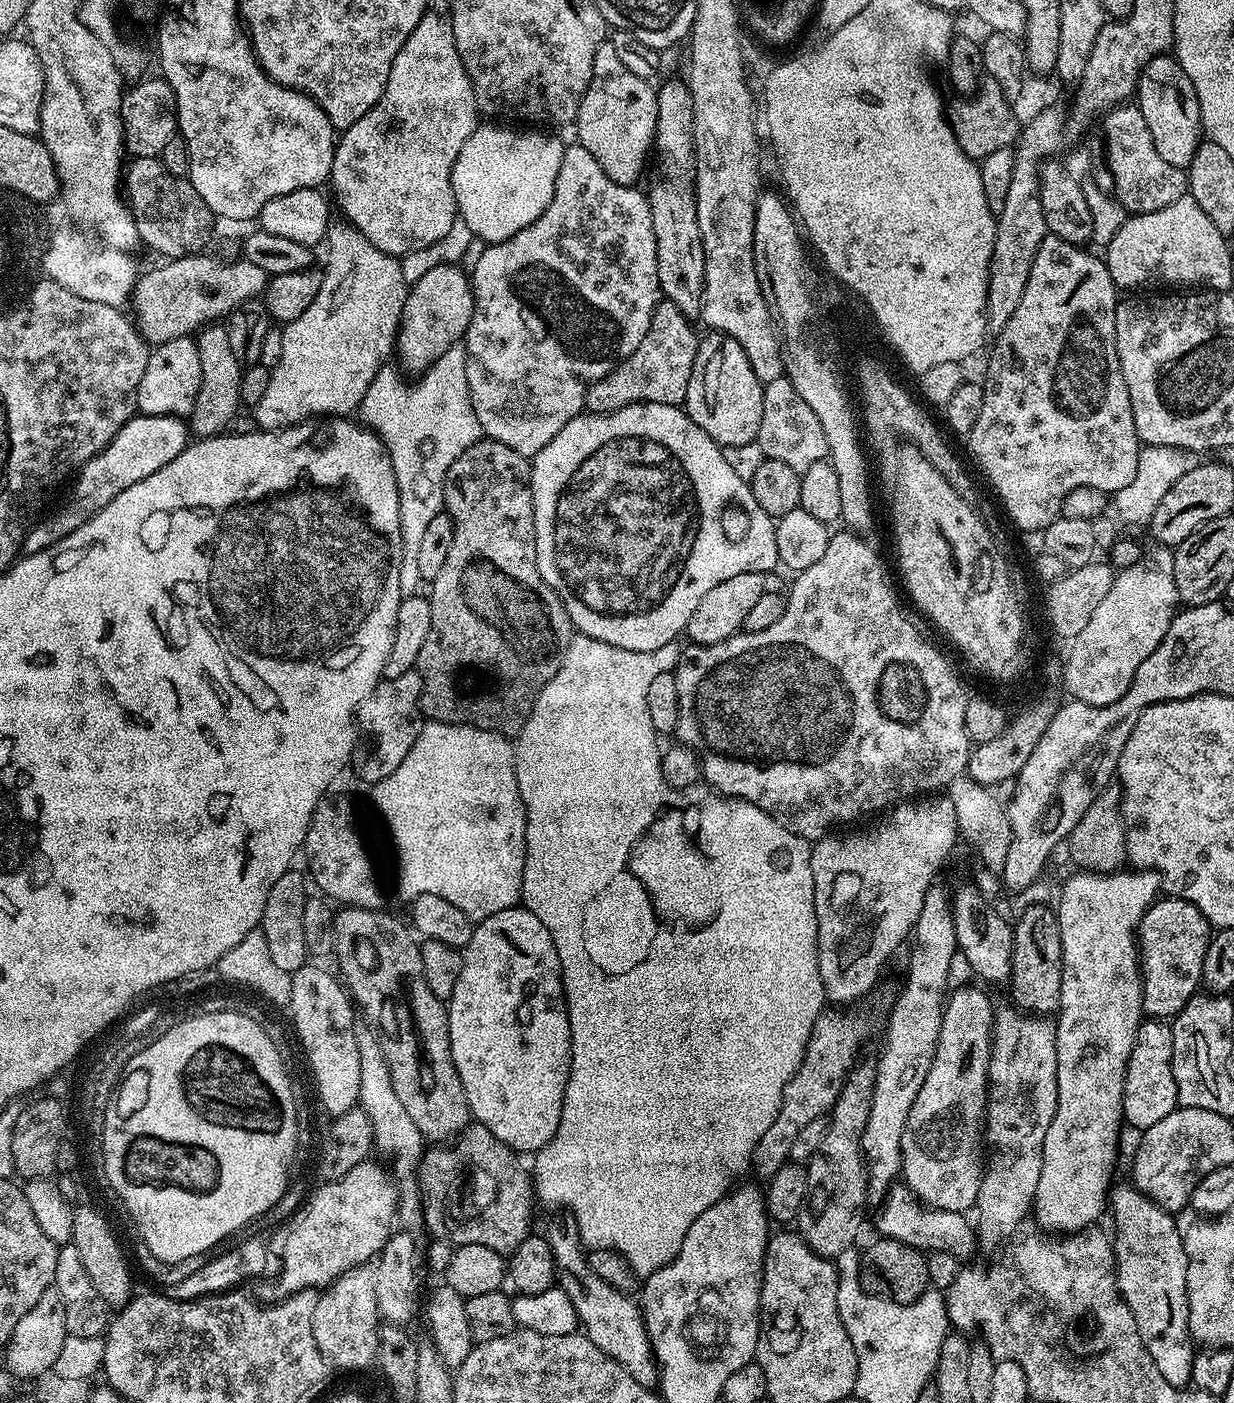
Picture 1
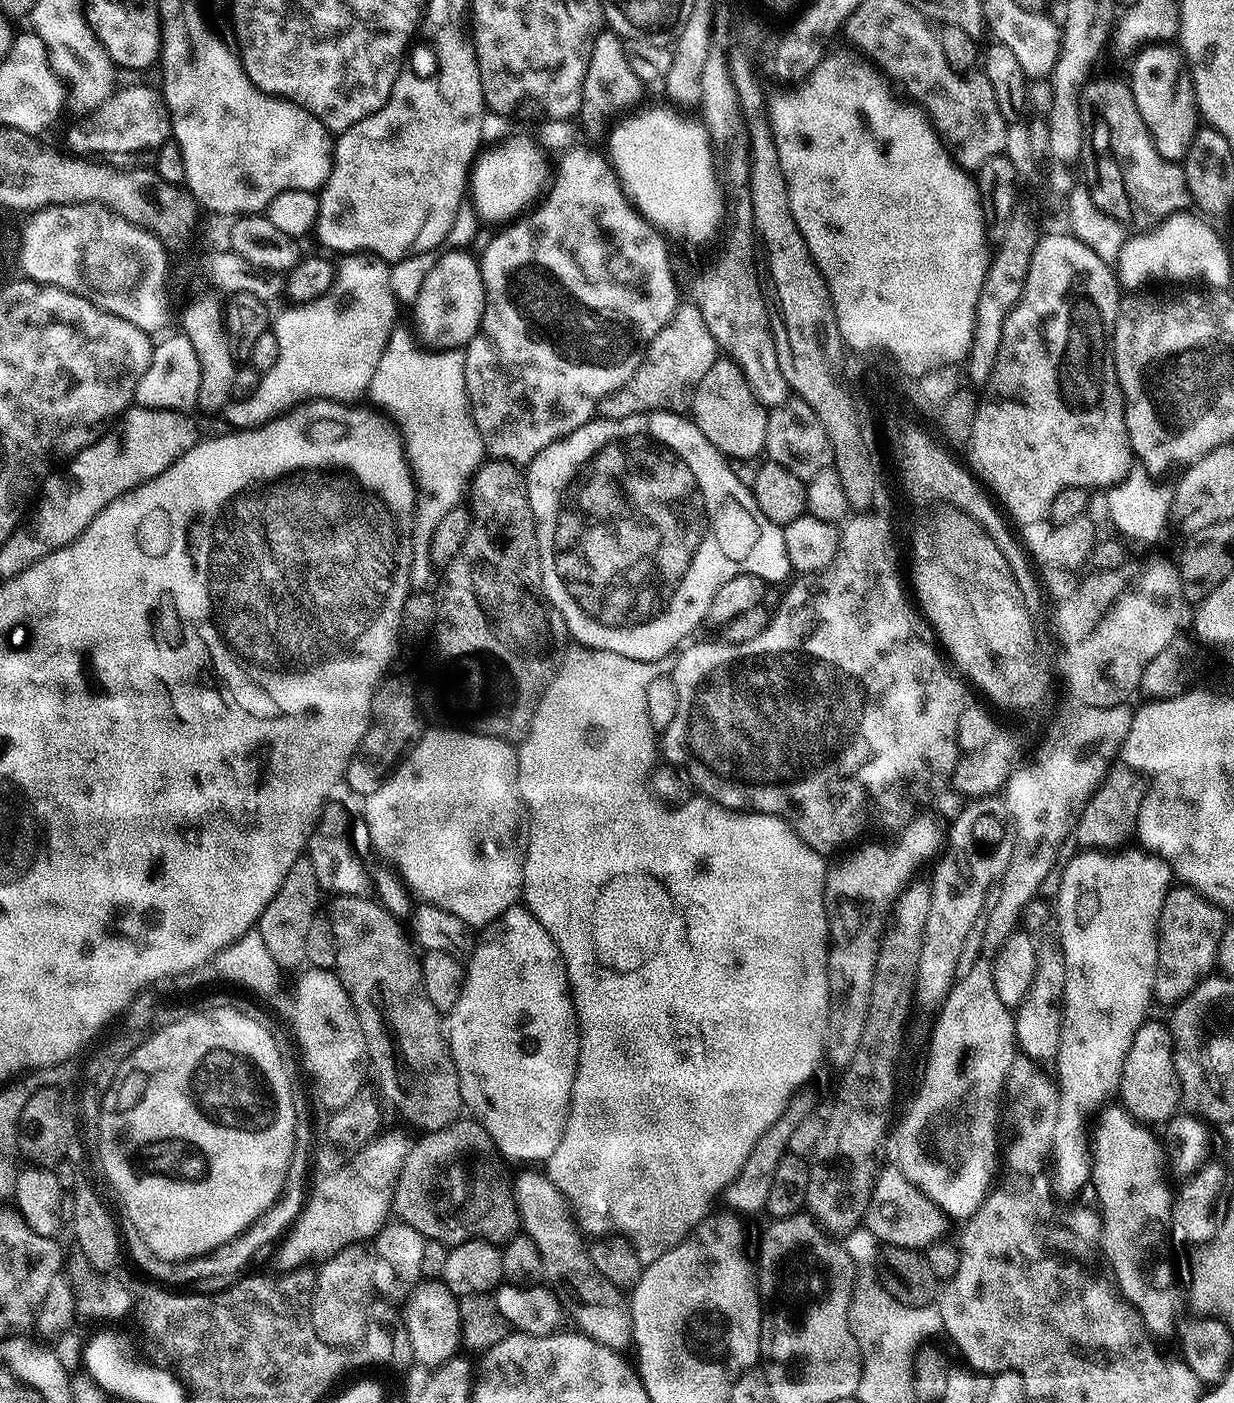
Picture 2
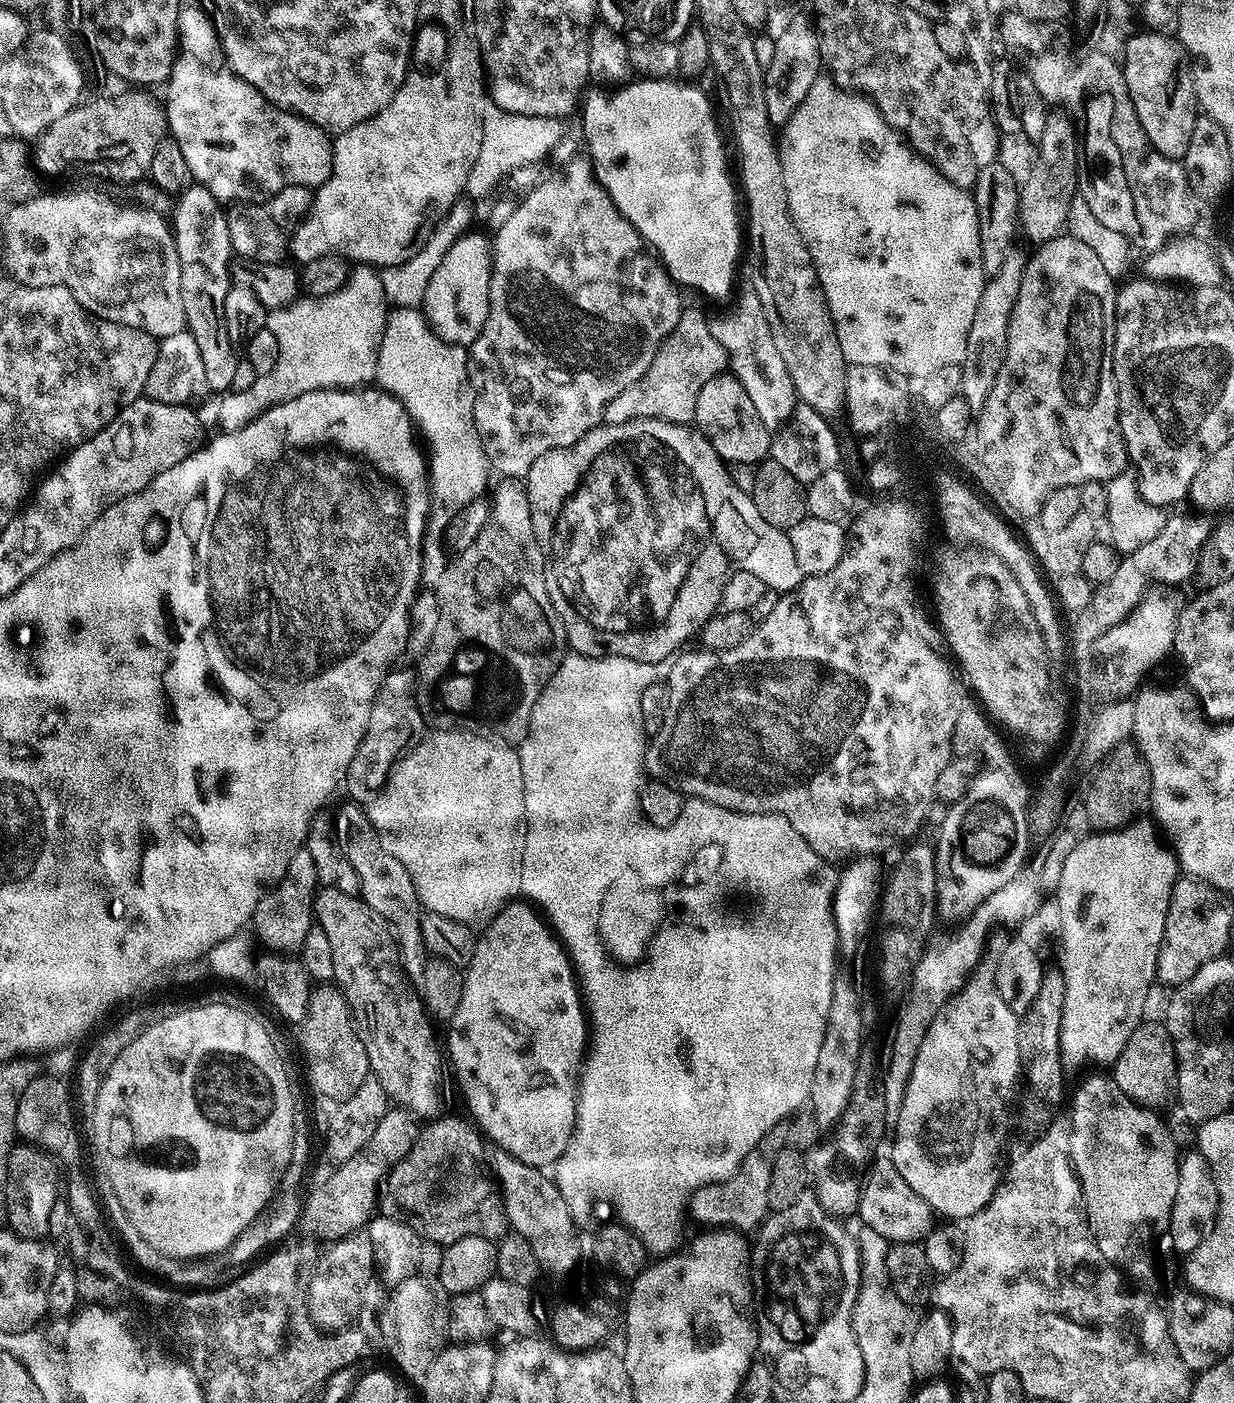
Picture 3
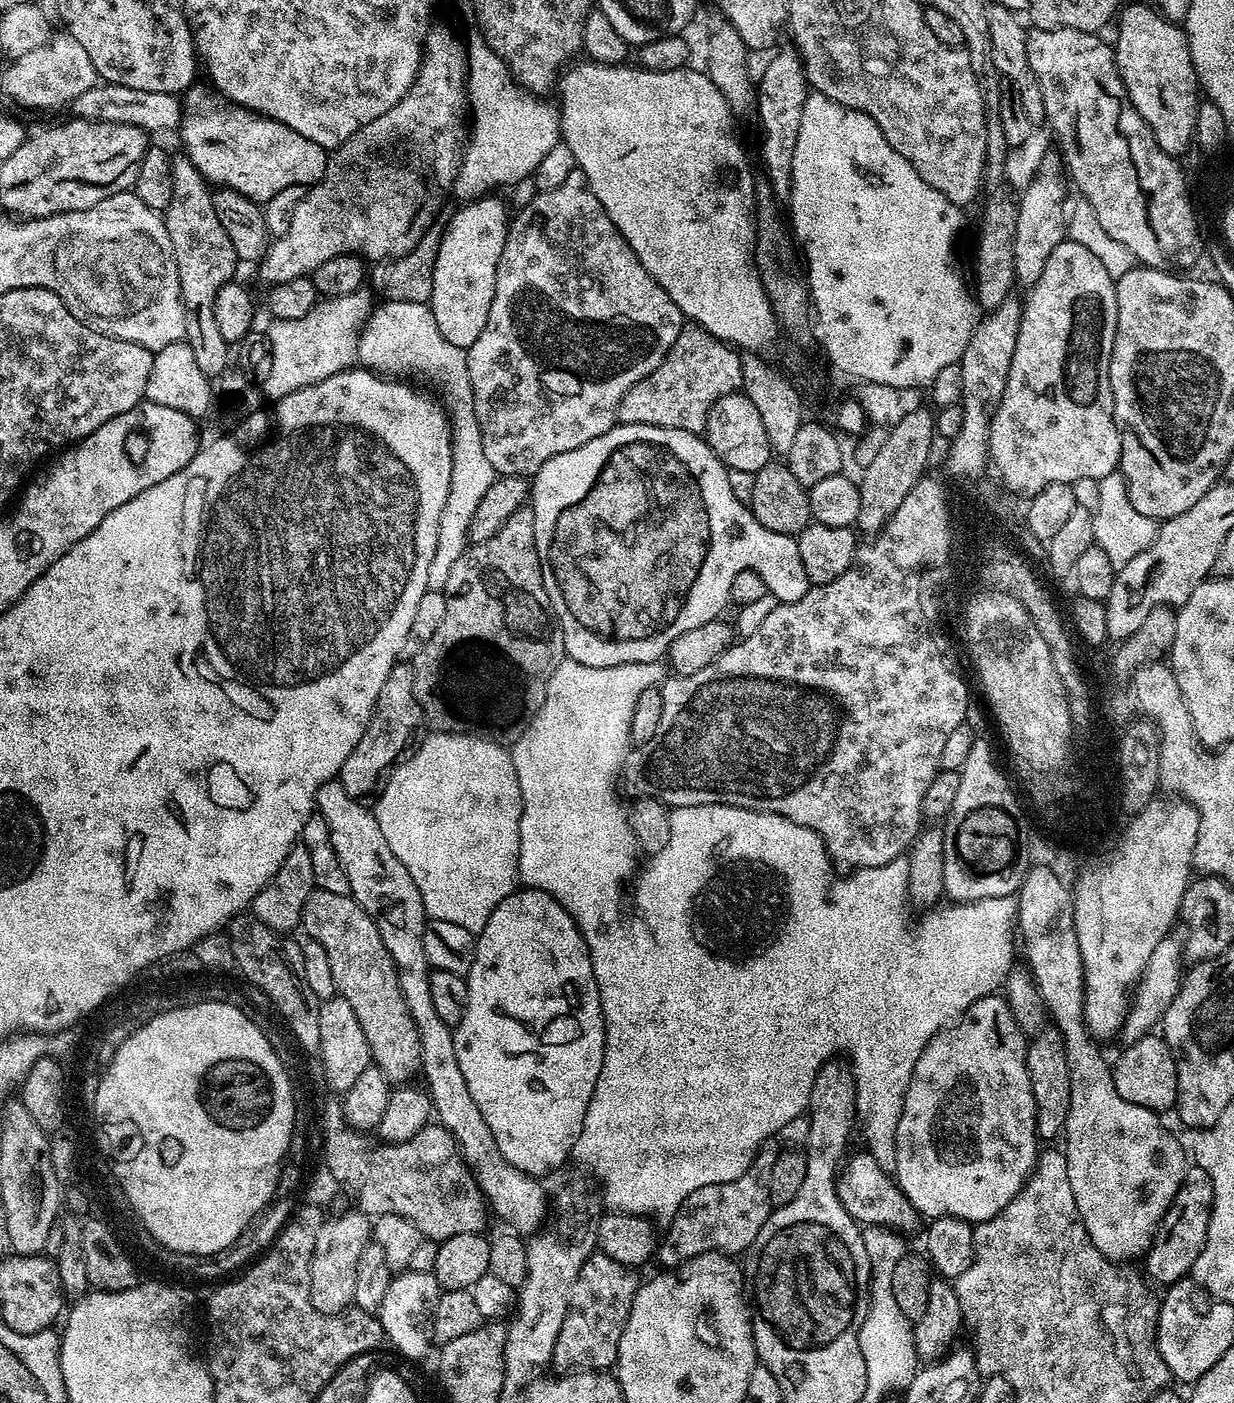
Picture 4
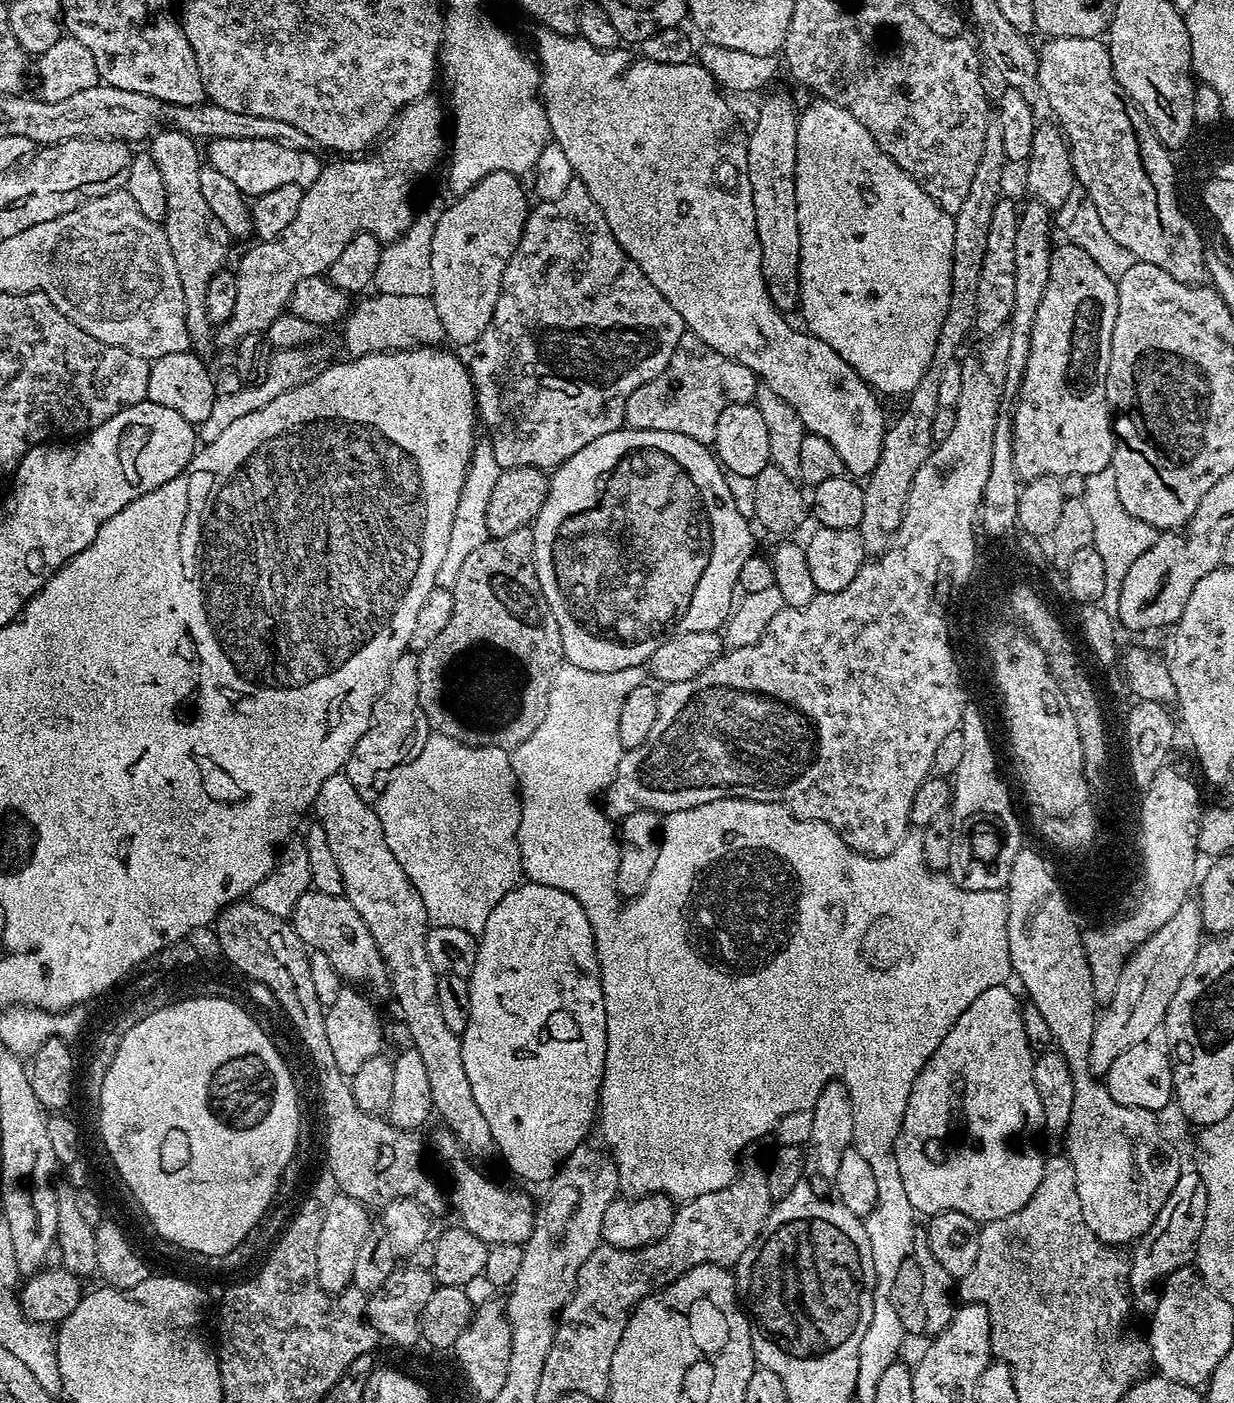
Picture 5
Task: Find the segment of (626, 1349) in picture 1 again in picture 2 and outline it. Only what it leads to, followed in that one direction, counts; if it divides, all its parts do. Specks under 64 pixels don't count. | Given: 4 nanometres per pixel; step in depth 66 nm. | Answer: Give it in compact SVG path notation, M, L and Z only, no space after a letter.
M543 1171L518 1173L514 1176L513 1192L523 1235L529 1236L534 1246L538 1246L544 1267L543 1279L558 1289L559 1295L566 1301L571 1318L576 1319L575 1327L607 1348L624 1350L627 1344L629 1347L633 1343L629 1297L621 1288L614 1286L614 1282L609 1282L599 1272L598 1266L594 1266L594 1262L590 1262L585 1233L577 1224L567 1198Z

